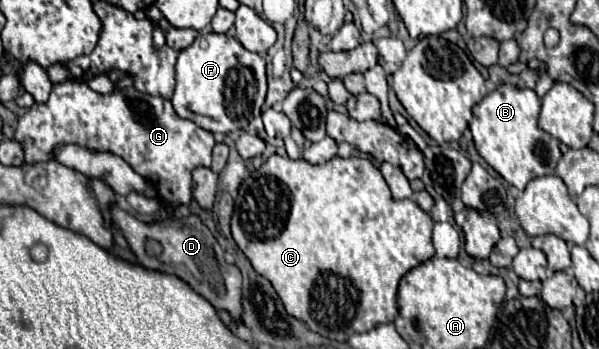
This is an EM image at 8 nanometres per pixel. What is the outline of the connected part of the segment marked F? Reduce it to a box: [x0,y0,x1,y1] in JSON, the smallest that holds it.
[171,33,265,133]

